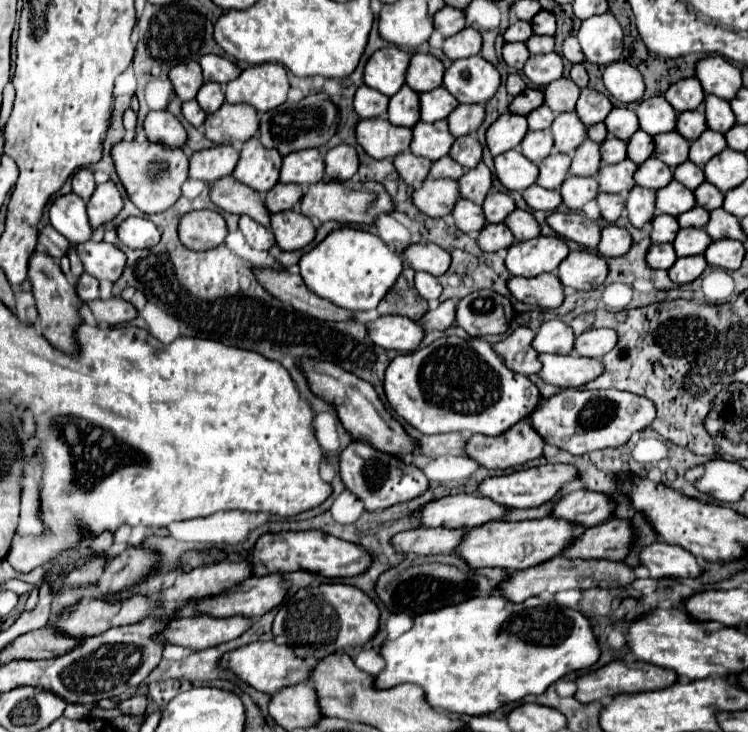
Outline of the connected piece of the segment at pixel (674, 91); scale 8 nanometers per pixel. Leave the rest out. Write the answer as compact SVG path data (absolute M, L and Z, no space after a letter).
M684 79L674 83L664 97L668 99L668 103L672 103L672 107L676 111L690 111L690 109L698 109L704 103L704 89L700 87L698 79Z

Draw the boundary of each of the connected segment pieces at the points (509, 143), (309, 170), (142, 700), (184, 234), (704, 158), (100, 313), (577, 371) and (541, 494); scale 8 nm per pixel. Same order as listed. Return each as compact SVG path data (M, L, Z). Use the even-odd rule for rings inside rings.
M504 113L500 115L492 127L486 131L490 153L496 157L508 149L514 149L522 143L524 135L528 133L526 117L516 113Z
M304 149L284 157L280 181L296 185L318 183L324 175L324 157L318 149Z
M134 695L130 699L120 701L118 703L118 709L124 715L142 715L146 711L146 705L148 705L148 697L146 695Z
M202 209L186 213L178 225L178 233L180 241L192 251L206 251L224 243L228 227L218 211Z
M704 131L700 139L690 143L690 161L696 163L698 167L704 167L704 163L708 163L708 159L718 155L726 147L728 147L728 143L726 143L722 133Z
M112 297L108 301L94 299L92 303L88 303L88 307L100 325L120 325L132 321L138 315L138 311L120 297Z
M540 355L540 361L544 365L540 377L558 387L582 387L604 373L600 359L578 355Z
M556 463L556 465L540 465L540 467L532 467L532 469L524 469L524 471L516 471L512 475L502 475L502 477L488 477L480 483L480 493L484 497L490 497L496 503L502 503L510 509L514 507L538 507L546 501L552 501L562 485L576 481L578 469L574 465L564 465L564 463Z

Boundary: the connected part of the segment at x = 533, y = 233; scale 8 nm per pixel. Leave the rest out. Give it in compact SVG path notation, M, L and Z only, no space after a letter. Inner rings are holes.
M516 209L512 215L508 215L508 219L504 223L510 227L510 231L514 233L514 237L518 241L528 241L528 239L534 239L540 235L540 225L530 211Z

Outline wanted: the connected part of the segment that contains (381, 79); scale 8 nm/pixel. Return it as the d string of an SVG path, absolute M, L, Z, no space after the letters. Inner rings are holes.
M390 45L378 49L366 63L364 83L382 95L396 95L406 83L406 71L410 65L410 53Z

